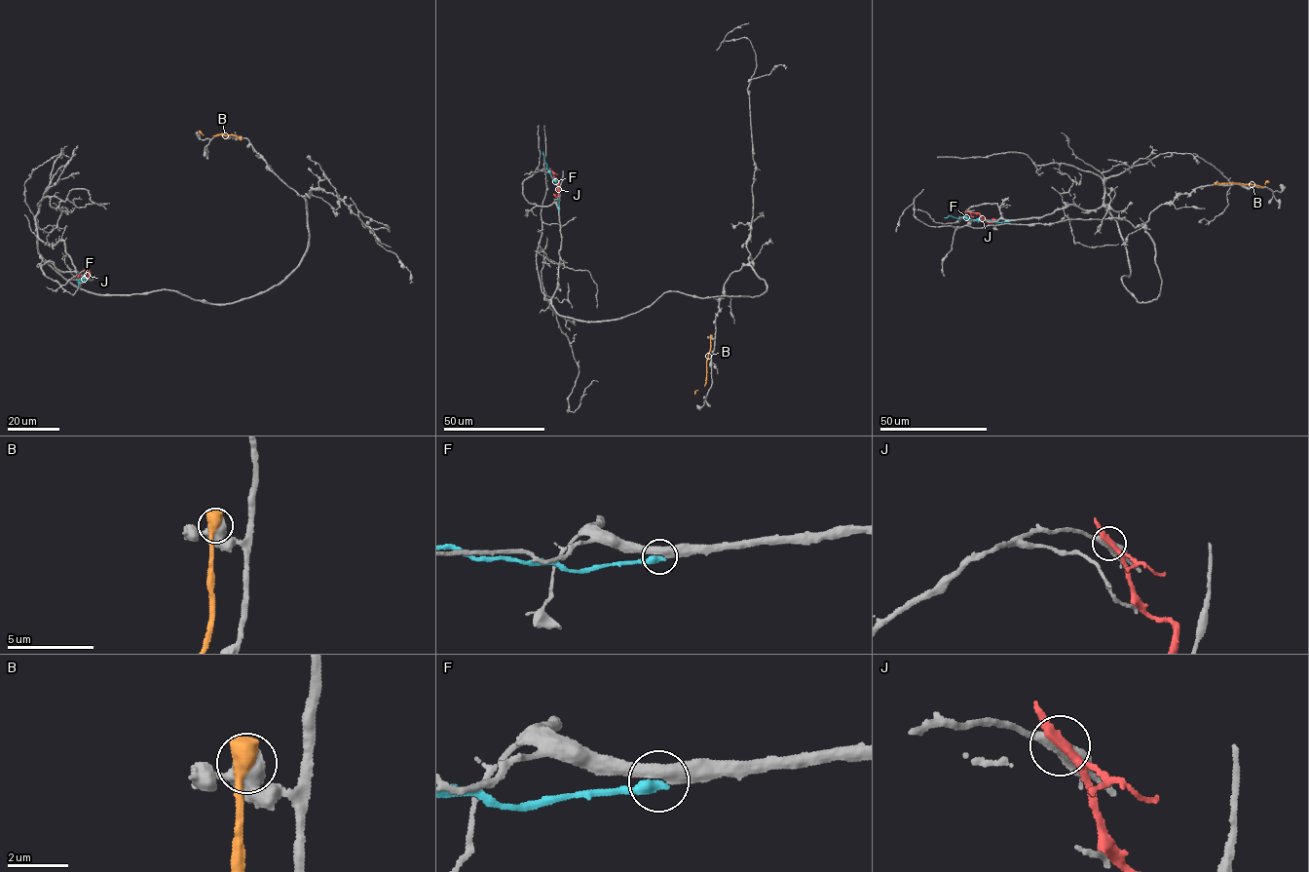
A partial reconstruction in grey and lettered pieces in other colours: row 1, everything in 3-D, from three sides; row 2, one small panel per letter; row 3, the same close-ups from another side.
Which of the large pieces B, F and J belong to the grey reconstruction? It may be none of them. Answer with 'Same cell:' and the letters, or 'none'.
Same cell: none

